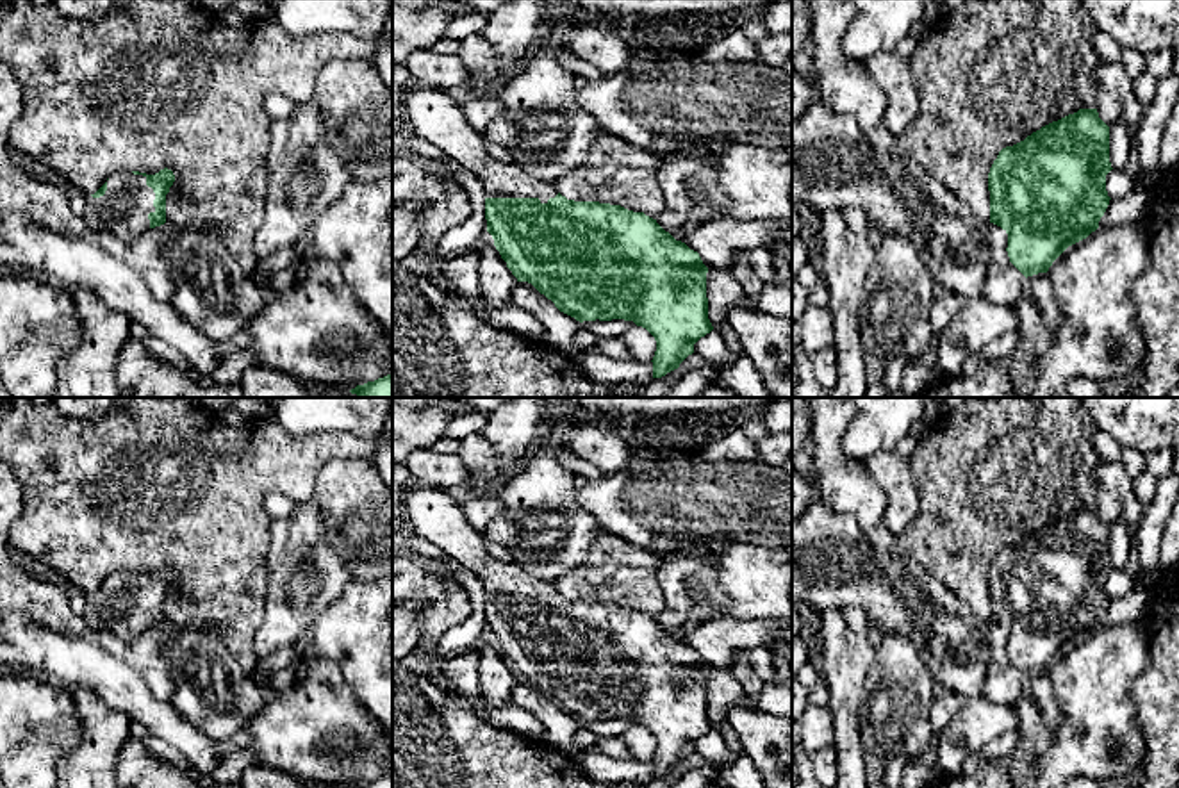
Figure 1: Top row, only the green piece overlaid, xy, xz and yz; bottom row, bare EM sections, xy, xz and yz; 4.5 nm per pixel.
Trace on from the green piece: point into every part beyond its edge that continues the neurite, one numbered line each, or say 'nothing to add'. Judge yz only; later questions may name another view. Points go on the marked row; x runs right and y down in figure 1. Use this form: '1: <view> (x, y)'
nothing to add

